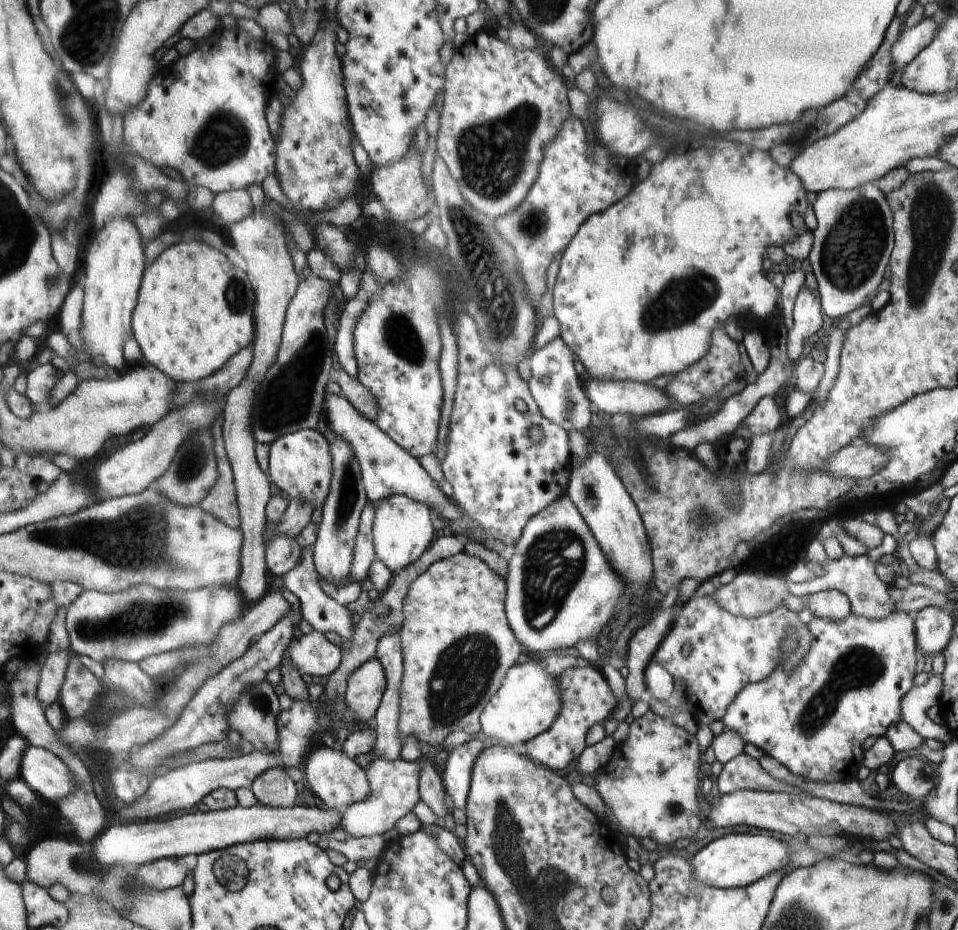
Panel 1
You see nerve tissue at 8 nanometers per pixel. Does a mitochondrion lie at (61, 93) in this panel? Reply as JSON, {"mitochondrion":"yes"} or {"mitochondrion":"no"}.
{"mitochondrion":"yes"}

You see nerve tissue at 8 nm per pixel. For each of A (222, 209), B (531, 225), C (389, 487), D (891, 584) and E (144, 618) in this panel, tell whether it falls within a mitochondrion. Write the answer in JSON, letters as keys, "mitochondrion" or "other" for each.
{"A":"other","B":"mitochondrion","C":"other","D":"other","E":"mitochondrion"}

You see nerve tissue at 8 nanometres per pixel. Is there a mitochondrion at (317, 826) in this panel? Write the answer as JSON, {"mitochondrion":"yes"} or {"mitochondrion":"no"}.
{"mitochondrion":"no"}

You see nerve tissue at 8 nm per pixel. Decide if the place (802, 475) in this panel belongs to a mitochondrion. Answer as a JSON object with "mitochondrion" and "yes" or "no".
{"mitochondrion":"yes"}

